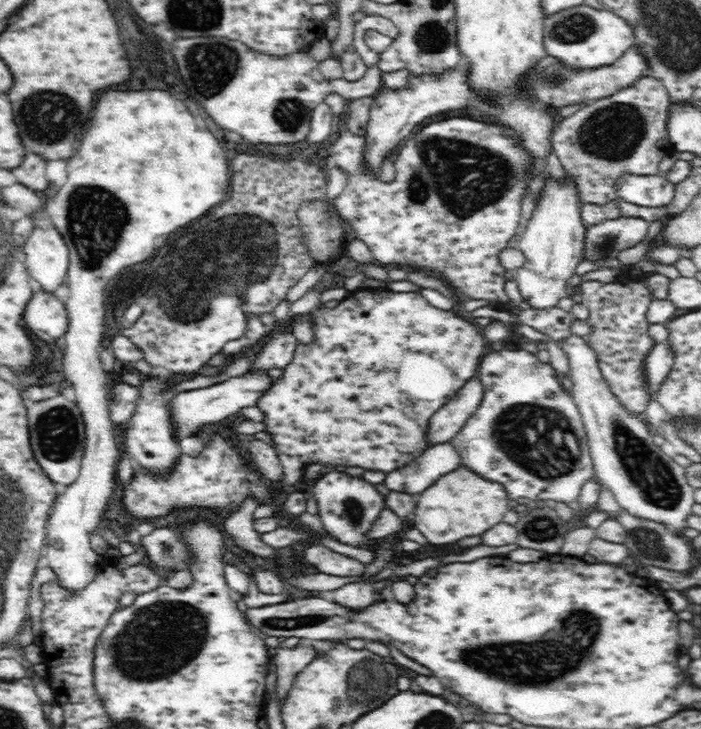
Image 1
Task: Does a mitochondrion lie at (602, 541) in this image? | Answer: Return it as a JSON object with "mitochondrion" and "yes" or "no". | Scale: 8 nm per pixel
{"mitochondrion":"no"}

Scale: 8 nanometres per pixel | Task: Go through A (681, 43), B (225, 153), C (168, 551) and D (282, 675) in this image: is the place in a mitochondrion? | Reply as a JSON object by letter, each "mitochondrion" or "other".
{"A":"mitochondrion","B":"other","C":"mitochondrion","D":"other"}

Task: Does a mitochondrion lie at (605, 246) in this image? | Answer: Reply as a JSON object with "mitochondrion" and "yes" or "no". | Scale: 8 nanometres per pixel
{"mitochondrion":"yes"}

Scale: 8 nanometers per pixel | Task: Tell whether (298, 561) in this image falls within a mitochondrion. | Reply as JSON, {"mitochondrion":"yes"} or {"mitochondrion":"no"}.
{"mitochondrion":"no"}

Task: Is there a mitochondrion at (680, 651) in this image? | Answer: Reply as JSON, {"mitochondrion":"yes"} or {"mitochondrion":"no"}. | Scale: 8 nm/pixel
{"mitochondrion":"no"}

